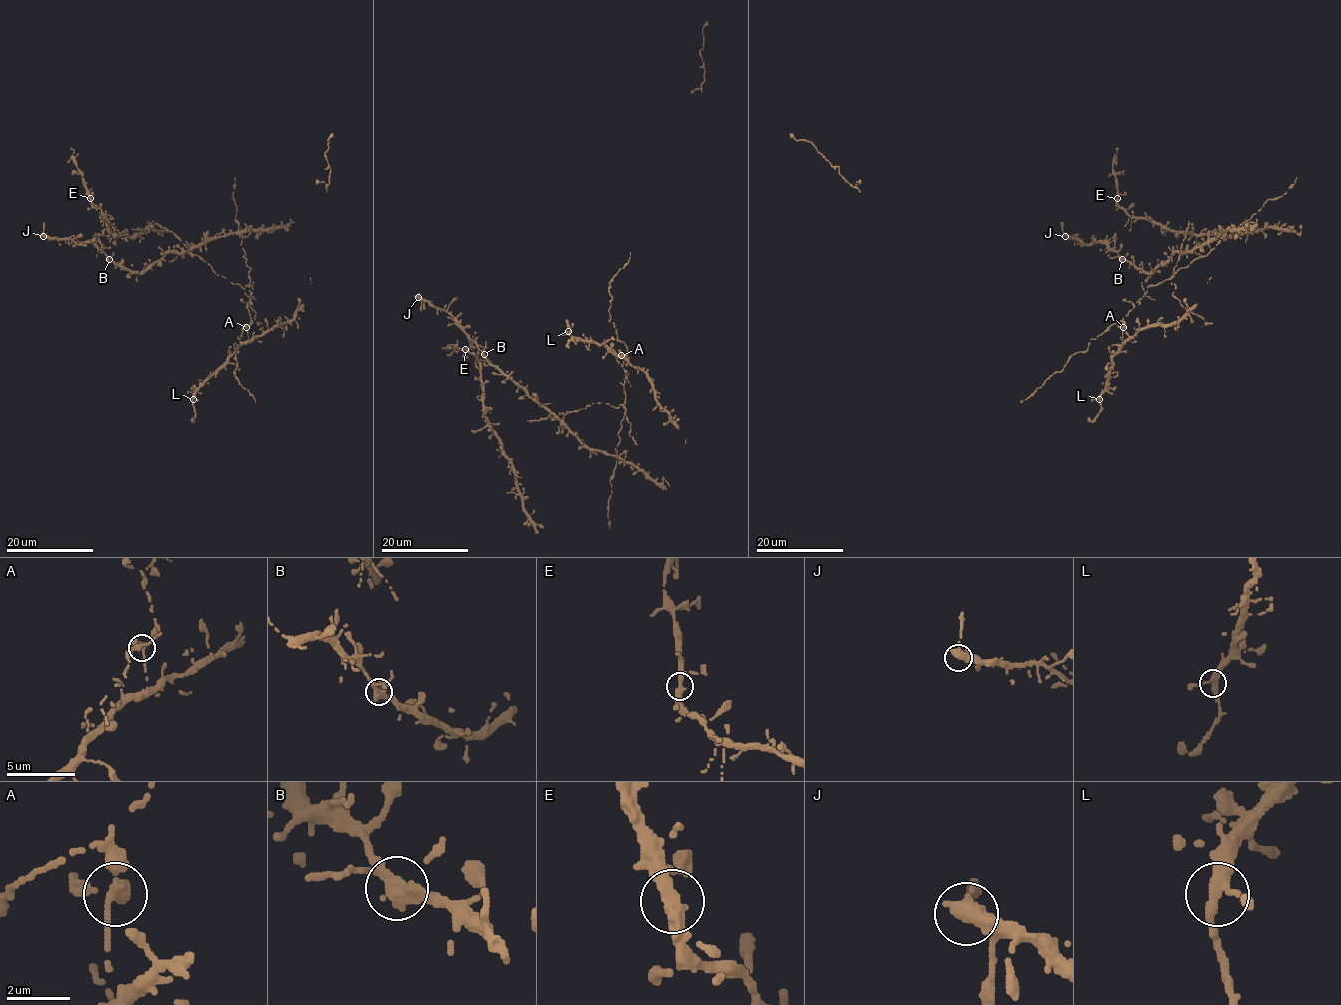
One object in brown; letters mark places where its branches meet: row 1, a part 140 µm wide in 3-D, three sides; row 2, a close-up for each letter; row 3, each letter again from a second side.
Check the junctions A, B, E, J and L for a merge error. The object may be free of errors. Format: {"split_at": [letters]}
{"split_at": ["A"]}

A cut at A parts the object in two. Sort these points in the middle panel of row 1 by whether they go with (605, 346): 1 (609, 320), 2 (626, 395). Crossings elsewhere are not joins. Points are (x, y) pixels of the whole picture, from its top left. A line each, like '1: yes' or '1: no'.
1: no
2: no

